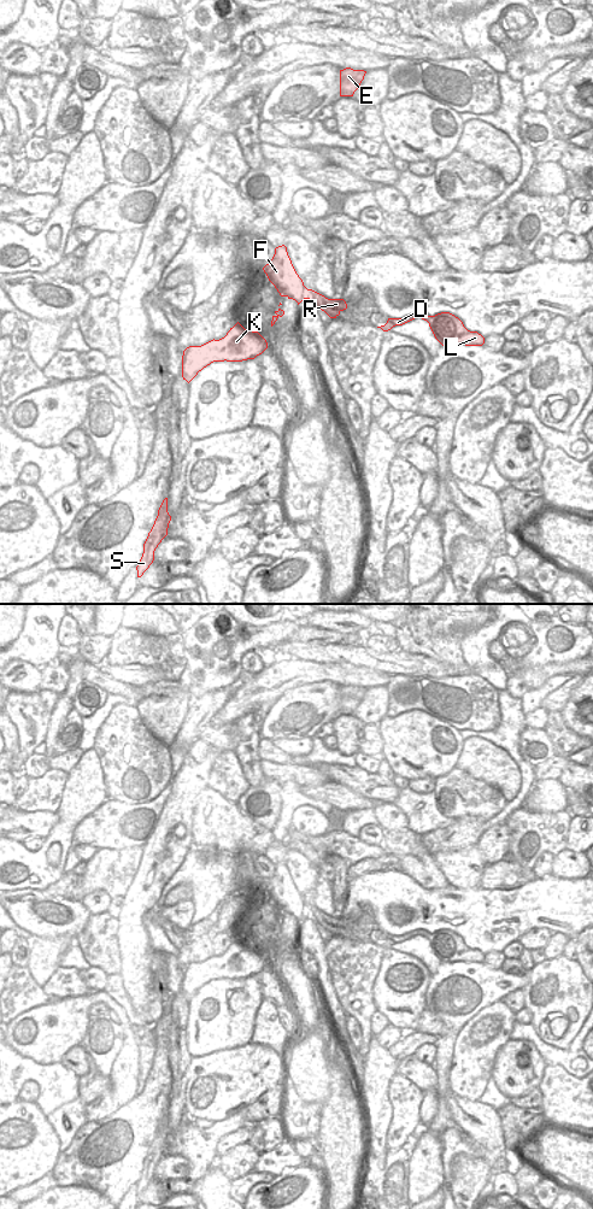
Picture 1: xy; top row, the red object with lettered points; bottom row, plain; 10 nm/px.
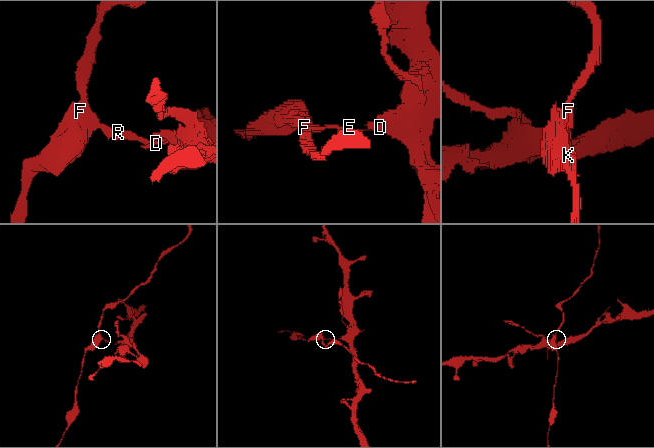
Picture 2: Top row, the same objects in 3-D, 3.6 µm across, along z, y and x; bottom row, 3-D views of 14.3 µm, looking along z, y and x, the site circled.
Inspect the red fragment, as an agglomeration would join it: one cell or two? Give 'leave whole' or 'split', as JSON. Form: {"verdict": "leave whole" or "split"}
{"verdict": "split"}

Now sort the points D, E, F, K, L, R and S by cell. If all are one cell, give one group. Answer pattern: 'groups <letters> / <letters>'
groups D L R / E F K S

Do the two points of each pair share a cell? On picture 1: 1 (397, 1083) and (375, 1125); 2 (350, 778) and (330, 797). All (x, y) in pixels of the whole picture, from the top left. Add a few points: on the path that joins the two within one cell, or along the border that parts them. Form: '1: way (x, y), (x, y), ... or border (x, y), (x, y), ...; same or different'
1: border (397, 1073), (388, 1086), (388, 1127); different
2: border (329, 780), (342, 784), (368, 798); different

